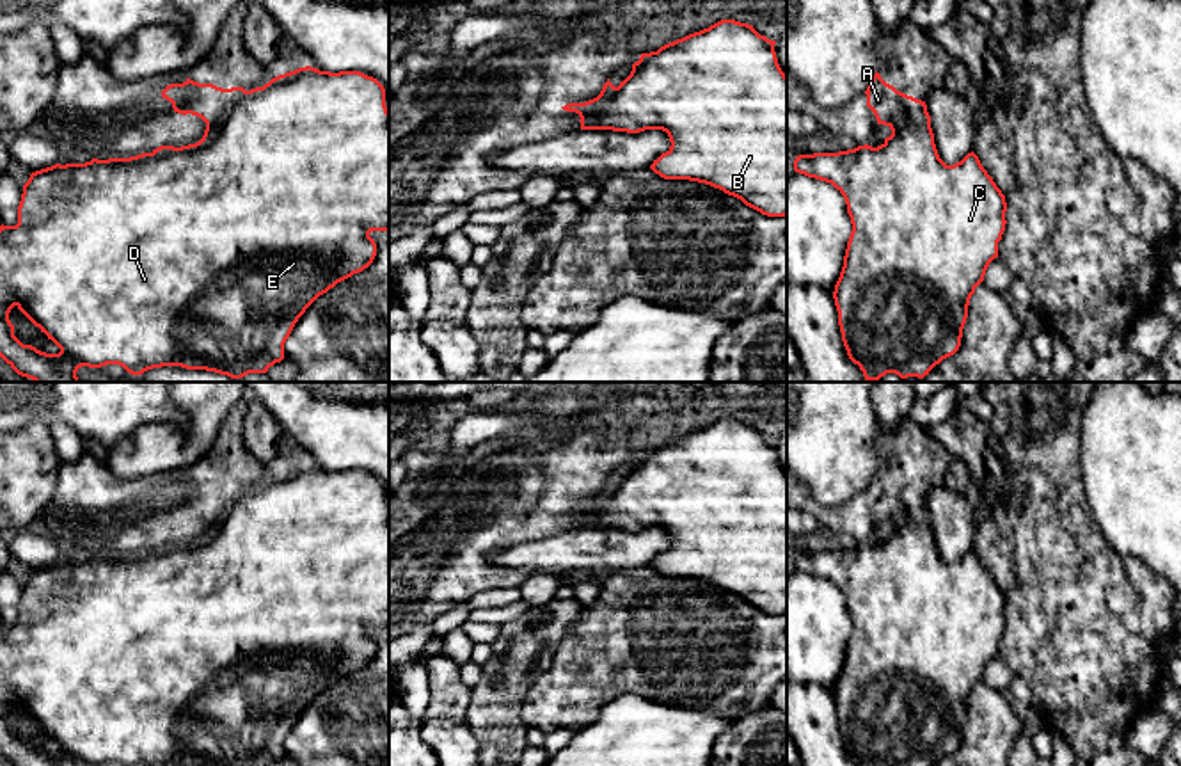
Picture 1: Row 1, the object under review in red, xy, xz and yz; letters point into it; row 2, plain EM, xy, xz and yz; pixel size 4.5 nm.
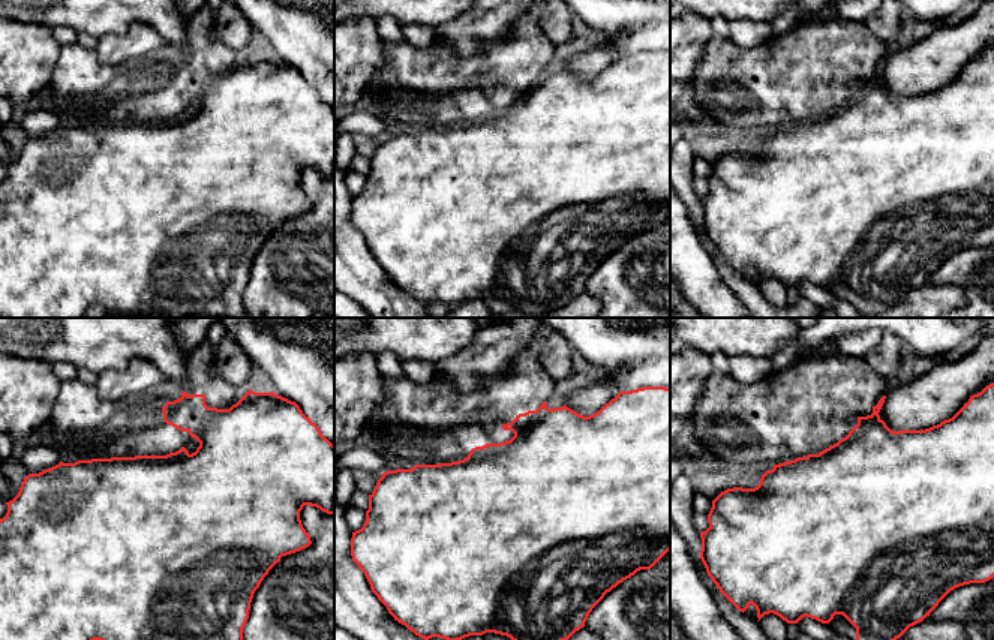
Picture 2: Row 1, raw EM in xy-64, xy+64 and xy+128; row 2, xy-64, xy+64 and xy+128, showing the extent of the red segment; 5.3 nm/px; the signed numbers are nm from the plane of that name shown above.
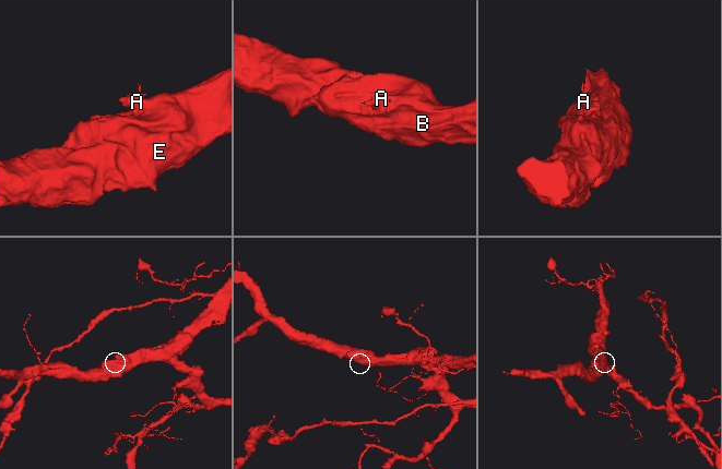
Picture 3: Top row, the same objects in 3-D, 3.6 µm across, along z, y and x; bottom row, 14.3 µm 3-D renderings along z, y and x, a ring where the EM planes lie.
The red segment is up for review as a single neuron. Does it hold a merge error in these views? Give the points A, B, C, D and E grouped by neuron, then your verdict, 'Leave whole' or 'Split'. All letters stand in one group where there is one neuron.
Groups: A / B C D E. Split

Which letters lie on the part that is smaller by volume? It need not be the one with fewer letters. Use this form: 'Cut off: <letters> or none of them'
Cut off: A

